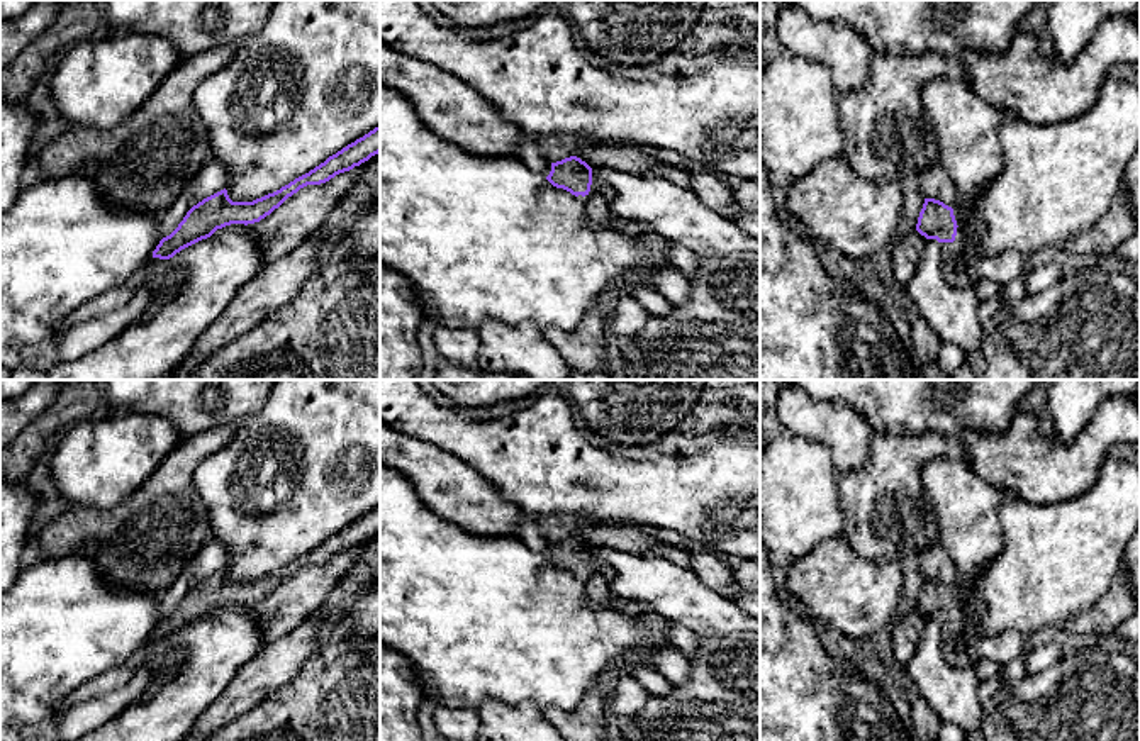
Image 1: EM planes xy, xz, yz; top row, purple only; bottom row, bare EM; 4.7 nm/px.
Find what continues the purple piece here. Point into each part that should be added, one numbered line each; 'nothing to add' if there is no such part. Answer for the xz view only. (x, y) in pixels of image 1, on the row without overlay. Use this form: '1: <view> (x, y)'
1: xz (603, 568)

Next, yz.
1: yz (954, 653)

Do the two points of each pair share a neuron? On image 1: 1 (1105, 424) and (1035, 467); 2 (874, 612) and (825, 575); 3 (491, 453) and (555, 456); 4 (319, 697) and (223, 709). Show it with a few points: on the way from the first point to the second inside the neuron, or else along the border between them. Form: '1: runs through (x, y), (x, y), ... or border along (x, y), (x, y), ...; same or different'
1: runs through (1089, 441), (1064, 467), (1052, 467); same
2: runs through (862, 601), (837, 585); same
3: runs through (506, 453), (540, 456); same
4: border along (289, 682), (228, 723); different

